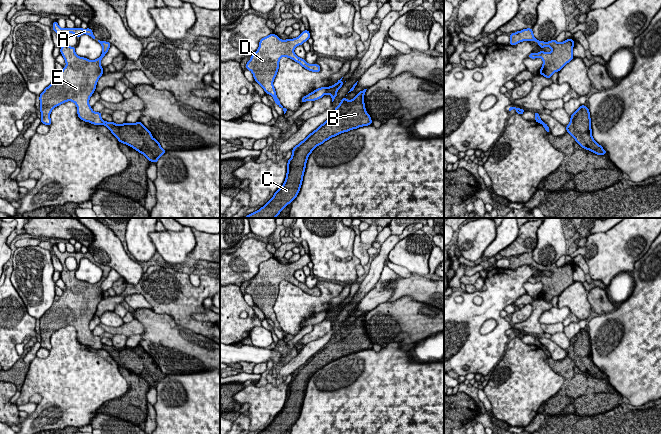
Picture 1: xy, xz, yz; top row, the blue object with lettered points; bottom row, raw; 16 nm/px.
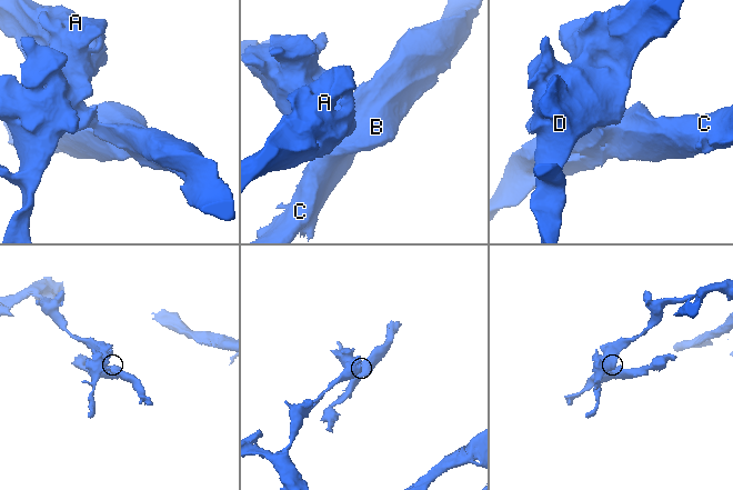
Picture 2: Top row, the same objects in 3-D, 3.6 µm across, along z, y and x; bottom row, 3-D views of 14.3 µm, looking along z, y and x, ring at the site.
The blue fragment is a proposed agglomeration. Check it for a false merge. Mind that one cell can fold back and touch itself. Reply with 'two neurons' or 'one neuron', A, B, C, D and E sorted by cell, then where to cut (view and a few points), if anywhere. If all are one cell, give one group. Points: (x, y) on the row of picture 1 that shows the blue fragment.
two neurons; A D E / B C; cut in xz along (328, 88), (325, 93)

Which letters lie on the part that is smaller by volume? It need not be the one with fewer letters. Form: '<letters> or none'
B, C

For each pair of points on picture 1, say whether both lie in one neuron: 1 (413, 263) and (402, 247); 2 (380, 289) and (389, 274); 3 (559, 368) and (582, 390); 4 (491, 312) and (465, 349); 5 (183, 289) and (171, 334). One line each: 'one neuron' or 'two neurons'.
1: one neuron
2: one neuron
3: one neuron
4: one neuron
5: two neurons

